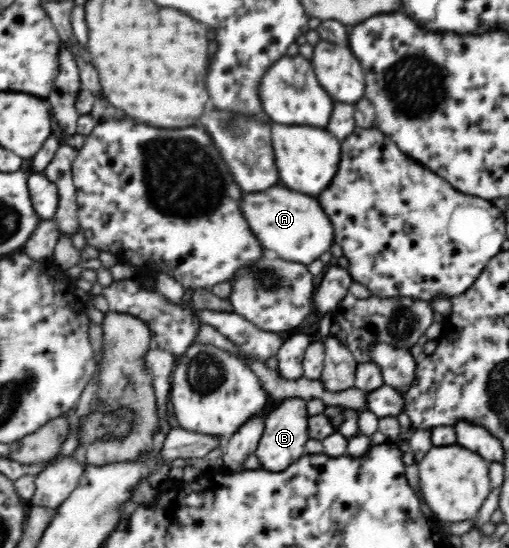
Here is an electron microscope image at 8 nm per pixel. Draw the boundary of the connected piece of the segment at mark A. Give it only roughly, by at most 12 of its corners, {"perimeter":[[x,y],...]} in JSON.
{"perimeter":[[284,187],[246,195],[264,251],[307,267],[336,243],[320,201]]}

